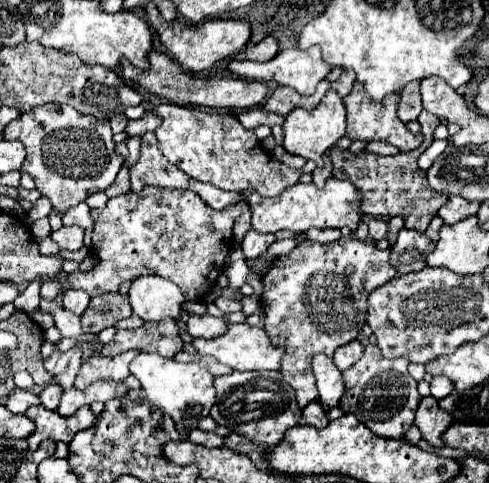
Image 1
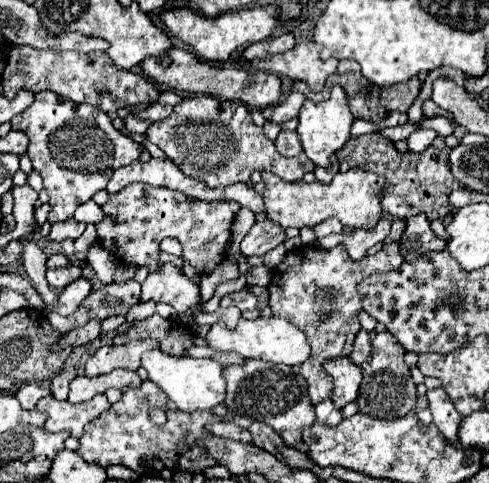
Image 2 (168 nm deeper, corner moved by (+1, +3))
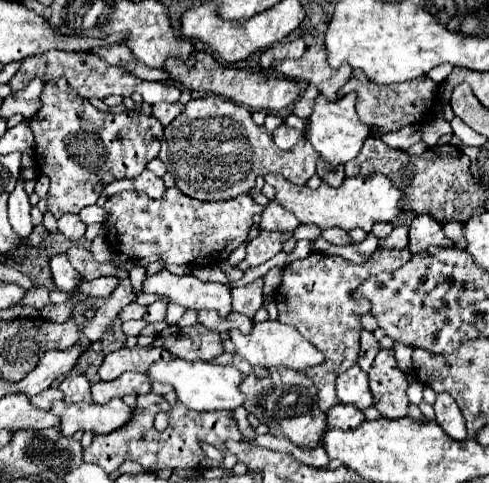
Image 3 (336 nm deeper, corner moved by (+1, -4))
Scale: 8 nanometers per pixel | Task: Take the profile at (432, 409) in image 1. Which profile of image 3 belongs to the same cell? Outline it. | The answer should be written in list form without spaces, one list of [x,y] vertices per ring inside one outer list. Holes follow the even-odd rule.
[[[438,393],[436,403],[436,423],[452,437],[452,439],[464,439],[466,437],[466,423],[464,417],[456,405],[456,401],[448,393]]]

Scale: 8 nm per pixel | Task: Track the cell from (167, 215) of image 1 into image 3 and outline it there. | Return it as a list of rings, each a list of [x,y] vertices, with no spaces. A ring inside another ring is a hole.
[[[170,187],[160,199],[150,199],[136,191],[116,193],[108,197],[104,209],[110,213],[104,221],[106,239],[118,253],[128,255],[130,259],[158,255],[164,263],[218,265],[230,255],[232,247],[236,249],[248,239],[252,217],[264,211],[264,205],[258,205],[248,195],[238,195],[230,201],[204,203]]]

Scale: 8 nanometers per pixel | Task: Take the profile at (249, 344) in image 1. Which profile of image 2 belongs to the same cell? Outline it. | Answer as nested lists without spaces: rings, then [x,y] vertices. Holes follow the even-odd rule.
[[[256,318],[256,320],[240,320],[234,330],[228,330],[224,322],[216,322],[206,334],[206,344],[218,352],[236,352],[242,358],[256,358],[272,364],[288,364],[298,366],[310,356],[310,346],[306,336],[292,322],[282,318]]]

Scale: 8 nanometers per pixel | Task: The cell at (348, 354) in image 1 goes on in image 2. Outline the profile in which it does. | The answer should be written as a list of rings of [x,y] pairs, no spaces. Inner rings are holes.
[[[360,330],[356,340],[354,340],[354,350],[352,354],[348,356],[354,364],[362,364],[370,354],[370,338],[368,338],[368,332],[366,330]]]

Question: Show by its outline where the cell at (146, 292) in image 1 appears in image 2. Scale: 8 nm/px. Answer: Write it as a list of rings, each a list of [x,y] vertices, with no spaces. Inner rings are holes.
[[[164,264],[160,272],[148,274],[142,282],[140,302],[164,302],[172,306],[176,312],[186,312],[200,302],[200,286],[188,280],[176,266]]]

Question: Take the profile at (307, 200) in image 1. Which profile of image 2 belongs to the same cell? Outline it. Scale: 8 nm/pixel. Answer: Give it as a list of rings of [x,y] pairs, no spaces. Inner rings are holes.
[[[360,168],[348,170],[348,172],[338,172],[332,180],[332,184],[322,184],[322,182],[284,182],[276,178],[272,172],[262,172],[262,182],[264,182],[264,206],[266,206],[266,216],[268,220],[280,224],[282,228],[294,226],[294,228],[304,228],[304,226],[316,226],[328,218],[338,218],[344,226],[350,226],[354,230],[358,228],[372,228],[380,216],[380,190],[384,184],[382,176],[376,176],[372,172],[364,172]]]

